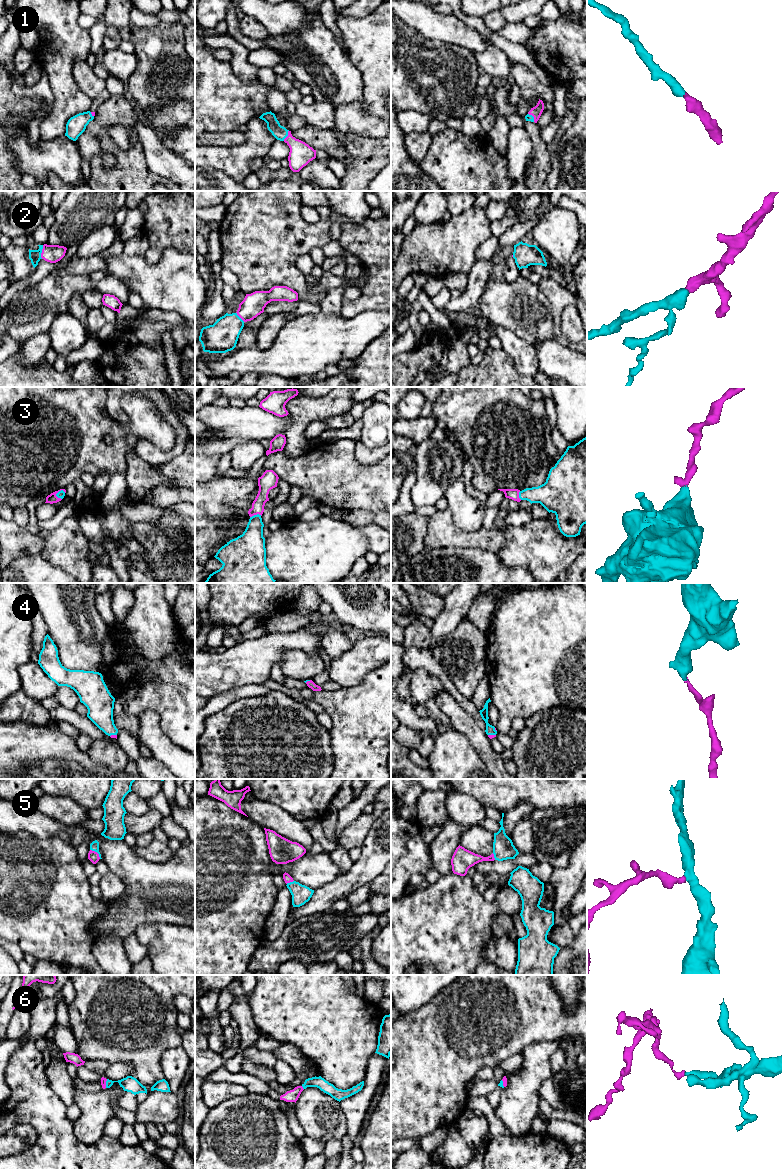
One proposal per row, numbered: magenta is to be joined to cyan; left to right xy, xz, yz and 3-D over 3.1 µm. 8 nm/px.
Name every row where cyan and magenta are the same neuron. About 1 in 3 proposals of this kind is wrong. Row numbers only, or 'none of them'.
1, 2, 3, 4, 5

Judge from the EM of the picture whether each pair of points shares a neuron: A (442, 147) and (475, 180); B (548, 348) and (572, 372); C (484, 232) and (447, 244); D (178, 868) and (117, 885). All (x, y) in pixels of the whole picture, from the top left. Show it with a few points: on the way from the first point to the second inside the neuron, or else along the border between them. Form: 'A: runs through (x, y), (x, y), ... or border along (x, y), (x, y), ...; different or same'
A: runs through (450, 155), (467, 172); same
B: runs through (552, 355), (565, 365); same
C: runs through (475, 232), (466, 232), (456, 240); same
D: border along (109, 870), (124, 883), (124, 892), (113, 903); different

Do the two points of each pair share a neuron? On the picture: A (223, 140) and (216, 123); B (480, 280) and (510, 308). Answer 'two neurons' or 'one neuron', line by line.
A: two neurons
B: two neurons

